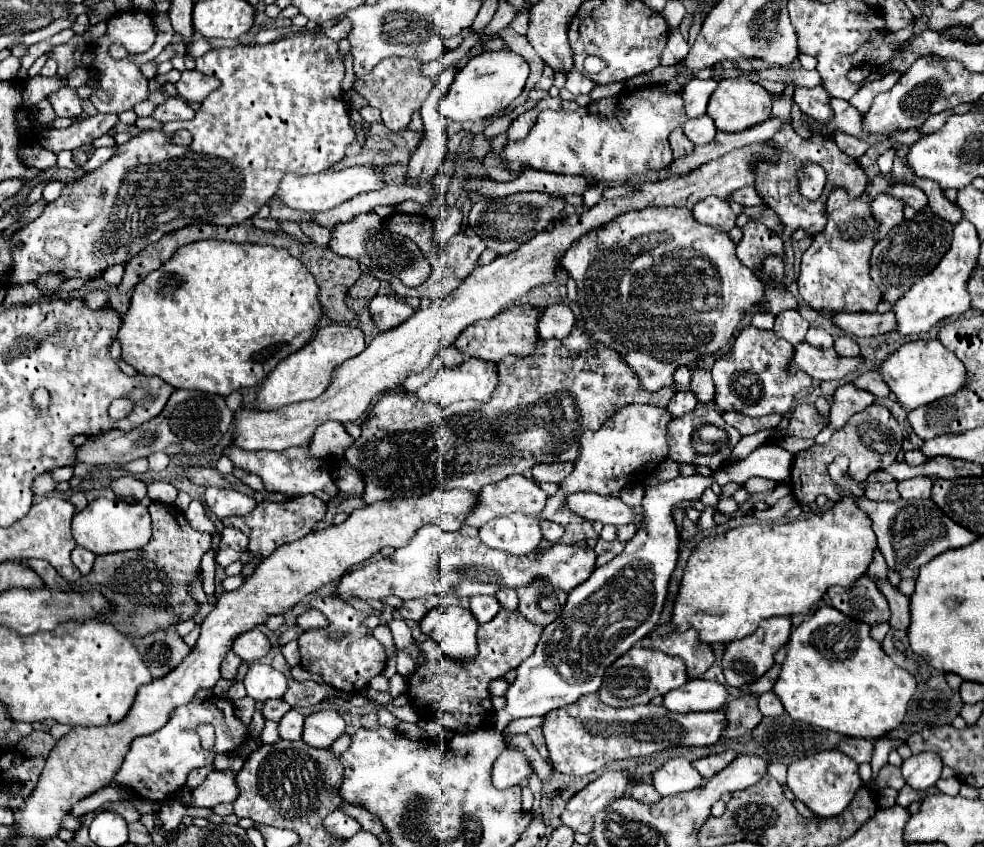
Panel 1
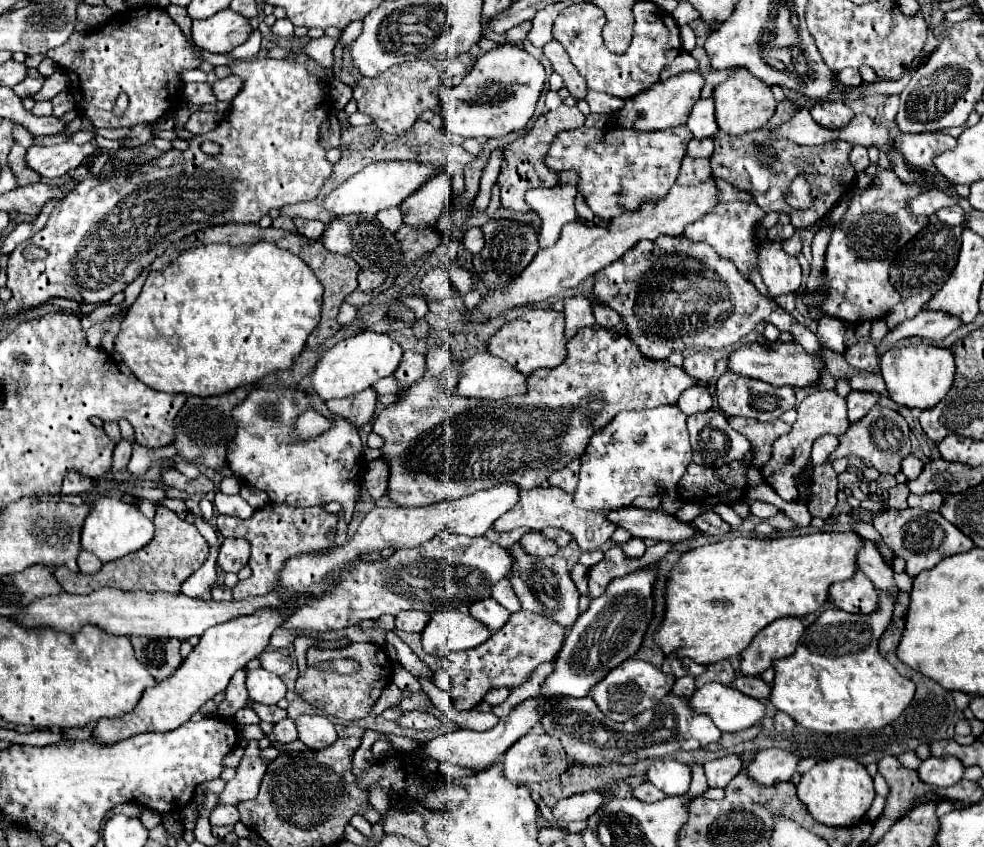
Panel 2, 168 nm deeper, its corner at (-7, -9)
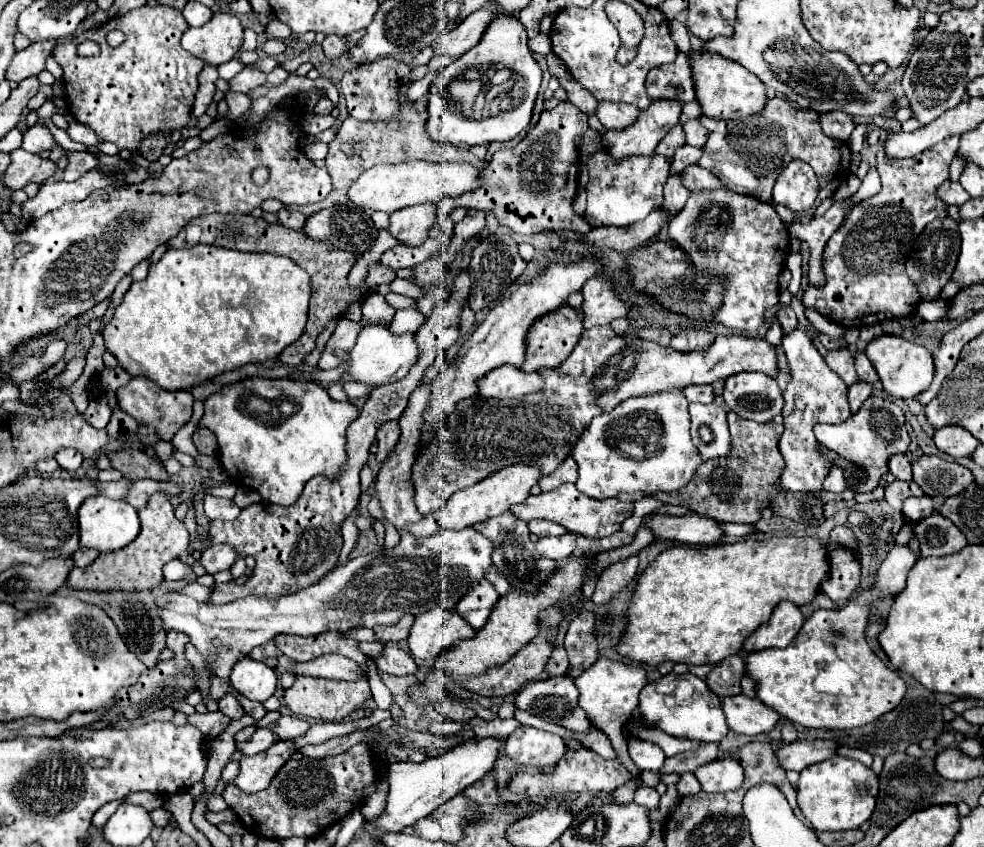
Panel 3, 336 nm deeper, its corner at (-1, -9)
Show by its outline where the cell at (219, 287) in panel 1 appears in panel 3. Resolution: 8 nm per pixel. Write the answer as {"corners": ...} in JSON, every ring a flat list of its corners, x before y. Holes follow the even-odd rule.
{"corners":[[213,245,167,249,163,257,149,267,143,281,131,283,123,301,115,307,111,321,103,327,103,339,107,351,117,357,129,375,147,377,167,391,189,389,247,363,277,357,303,335,309,297,309,275,287,257,239,253]]}

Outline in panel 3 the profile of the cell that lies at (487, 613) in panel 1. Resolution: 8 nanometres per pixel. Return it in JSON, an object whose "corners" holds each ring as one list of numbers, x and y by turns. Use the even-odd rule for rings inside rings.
{"corners":[[479,579,479,583,475,583,475,587,471,587,471,591,467,591,467,595,459,599,459,603,455,605,455,611,471,627,481,629,487,623,497,599,499,599,499,593,495,591,495,587,491,587,487,579]]}

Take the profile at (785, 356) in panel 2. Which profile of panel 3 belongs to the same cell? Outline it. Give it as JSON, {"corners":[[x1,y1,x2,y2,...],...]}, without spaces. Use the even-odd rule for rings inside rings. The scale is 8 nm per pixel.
{"corners":[[609,325,589,327,563,365,539,371,545,379,541,391,519,399,473,397,459,403,445,429,441,429,439,439,419,451,417,463,423,465,419,471,427,469,427,475,415,471,415,507,421,515,435,513,455,491,471,487,517,461,539,465,543,475,547,475,571,455,579,435,583,435,591,419,611,411,623,399,683,389,693,383,715,383,741,371,761,371,775,377,775,347,765,339,717,335,711,347,703,351,681,353,673,347,661,347,633,335,625,335,623,339,615,335]]}

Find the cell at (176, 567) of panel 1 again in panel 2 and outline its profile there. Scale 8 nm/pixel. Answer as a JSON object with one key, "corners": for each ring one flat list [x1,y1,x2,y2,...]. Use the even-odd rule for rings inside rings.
{"corners":[[163,505,157,507,153,521,155,521,155,539,147,547,143,547,141,551,137,551,133,555,103,563,103,567,95,575,83,575,83,573,73,575,65,567,55,569,55,579,61,585,61,589,65,593,73,593,73,595,91,593,101,587,115,587,121,591,149,591,149,593,167,591,167,593,175,593,175,595,181,593,183,581,193,571,197,571,201,567,201,563,207,559,209,545,203,539,203,535,195,529,195,525,177,517,171,509,167,509]]}

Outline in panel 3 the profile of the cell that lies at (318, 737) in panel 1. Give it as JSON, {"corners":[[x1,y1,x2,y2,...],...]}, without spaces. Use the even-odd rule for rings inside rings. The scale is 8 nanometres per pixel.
{"corners":[[279,717,275,723,269,723,267,729,275,731,275,735,279,739,297,739,297,737,303,737,309,729,309,723,299,719,299,717]]}

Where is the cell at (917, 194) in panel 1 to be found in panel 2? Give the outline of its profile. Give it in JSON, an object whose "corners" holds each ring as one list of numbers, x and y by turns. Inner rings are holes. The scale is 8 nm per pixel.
{"corners":[[957,205,947,207,947,209,941,209,941,211,937,211,935,215,937,215,939,221,949,223,949,225,961,225,961,223,963,223,963,221,961,221,961,219,963,219,963,209,959,209]]}

